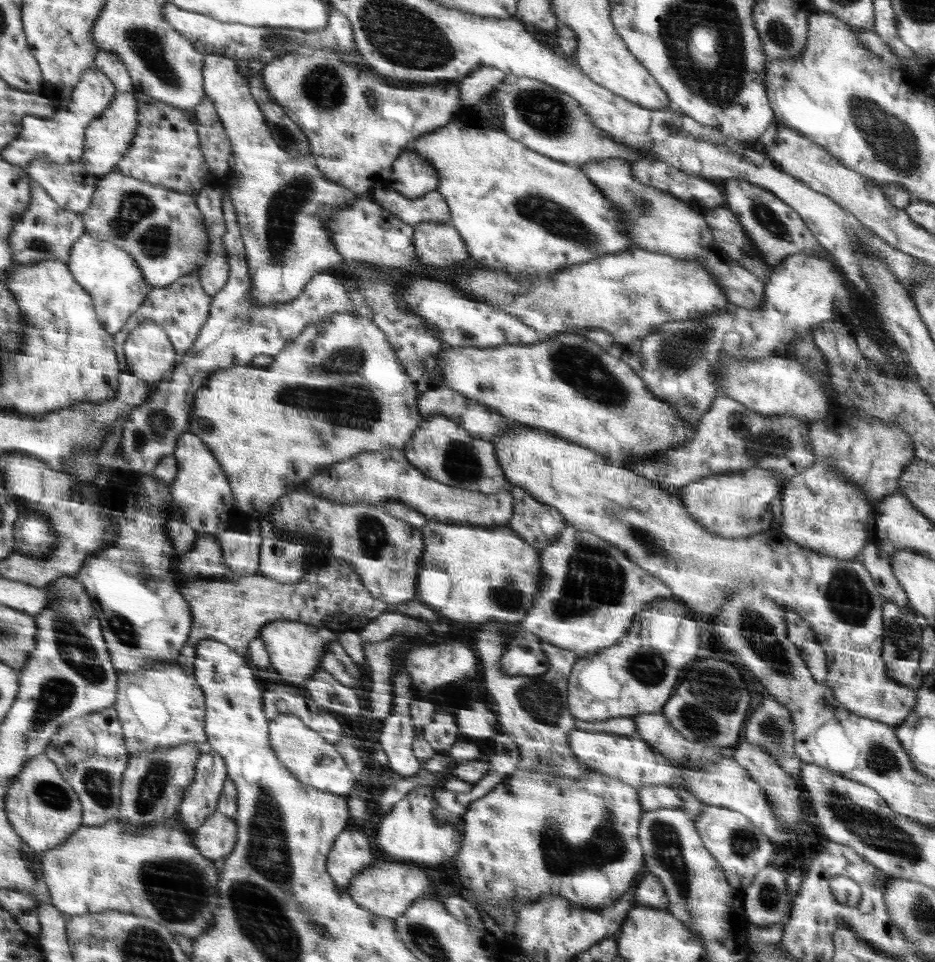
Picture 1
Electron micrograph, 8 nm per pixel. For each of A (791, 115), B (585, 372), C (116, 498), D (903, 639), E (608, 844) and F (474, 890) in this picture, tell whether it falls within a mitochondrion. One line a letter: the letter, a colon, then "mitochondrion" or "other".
A: other
B: mitochondrion
C: other
D: mitochondrion
E: mitochondrion
F: other

